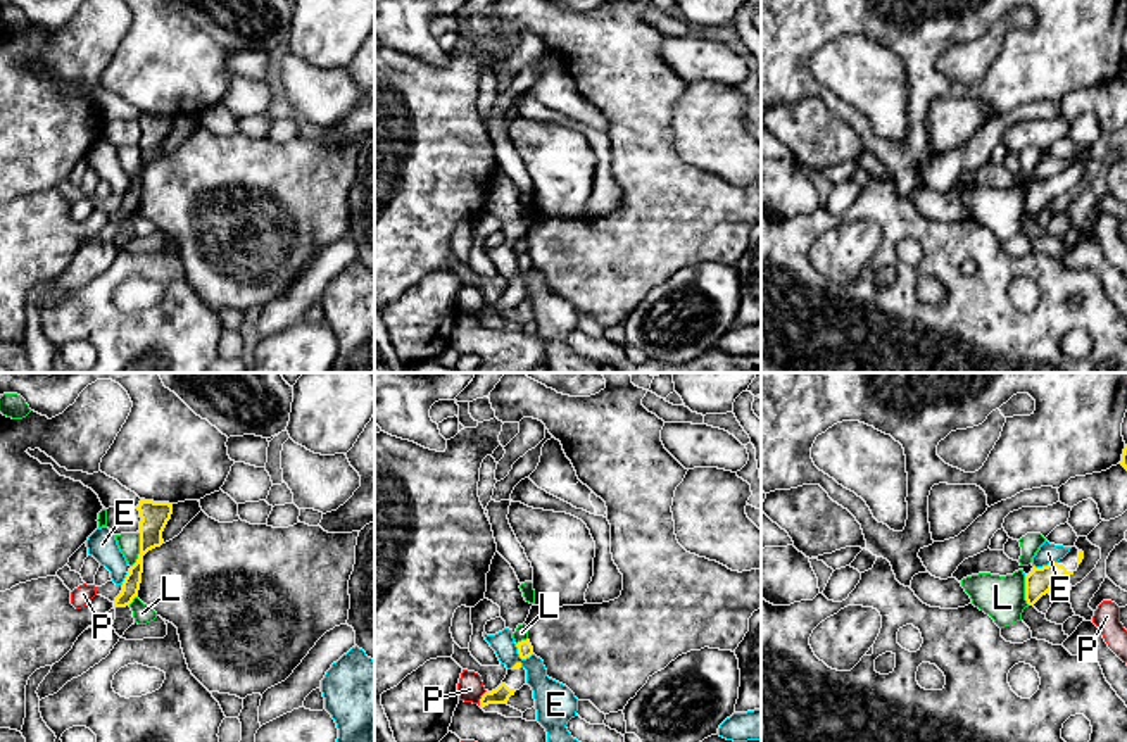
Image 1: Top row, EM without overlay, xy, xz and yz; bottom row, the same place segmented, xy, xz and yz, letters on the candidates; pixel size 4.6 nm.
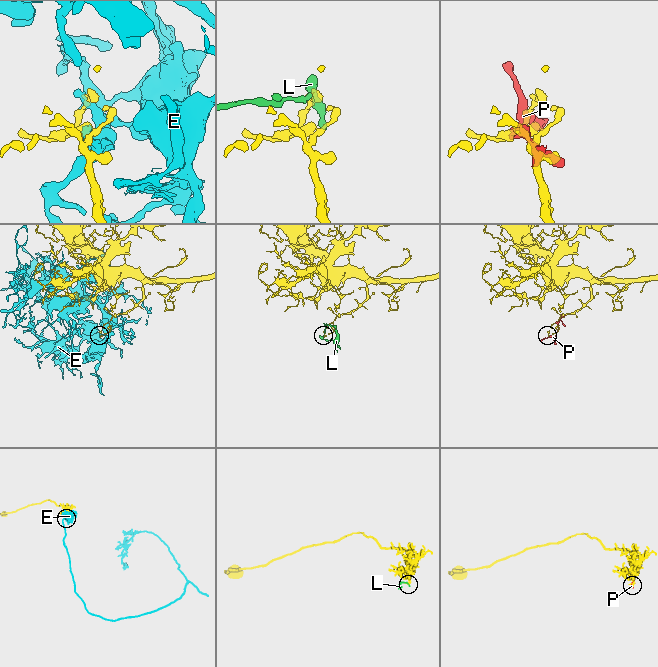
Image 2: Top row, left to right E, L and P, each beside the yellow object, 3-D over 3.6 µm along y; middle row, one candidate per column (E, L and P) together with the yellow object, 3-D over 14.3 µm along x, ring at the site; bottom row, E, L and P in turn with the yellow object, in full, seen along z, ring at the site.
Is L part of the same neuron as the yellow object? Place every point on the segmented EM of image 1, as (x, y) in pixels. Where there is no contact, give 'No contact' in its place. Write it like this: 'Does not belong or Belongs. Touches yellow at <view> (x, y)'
Does not belong. Touches yellow at xy (140, 549)

